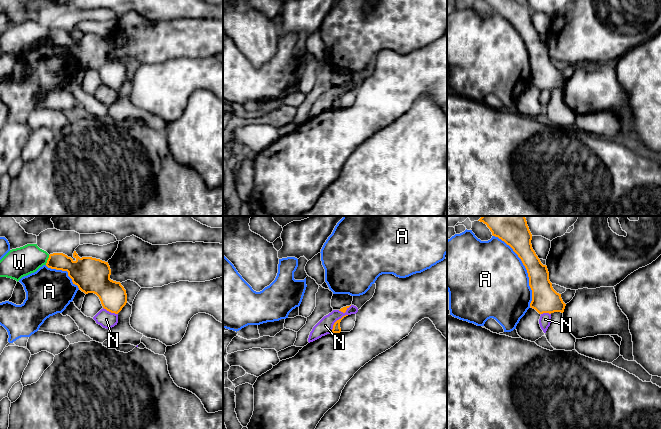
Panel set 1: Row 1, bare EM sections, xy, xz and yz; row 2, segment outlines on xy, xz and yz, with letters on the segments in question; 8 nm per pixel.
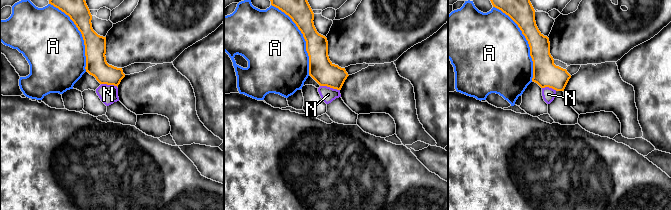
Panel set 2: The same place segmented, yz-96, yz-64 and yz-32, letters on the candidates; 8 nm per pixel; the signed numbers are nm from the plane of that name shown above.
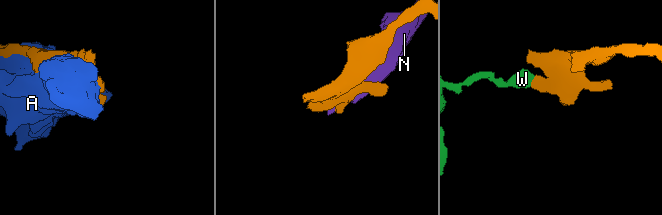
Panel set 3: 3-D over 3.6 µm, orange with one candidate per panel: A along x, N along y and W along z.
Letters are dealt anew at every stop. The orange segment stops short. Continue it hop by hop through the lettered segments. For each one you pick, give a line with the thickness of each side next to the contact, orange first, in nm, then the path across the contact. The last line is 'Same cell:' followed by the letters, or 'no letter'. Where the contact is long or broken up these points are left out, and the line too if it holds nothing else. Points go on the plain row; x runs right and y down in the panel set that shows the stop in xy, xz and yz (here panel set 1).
Same cell: no letter

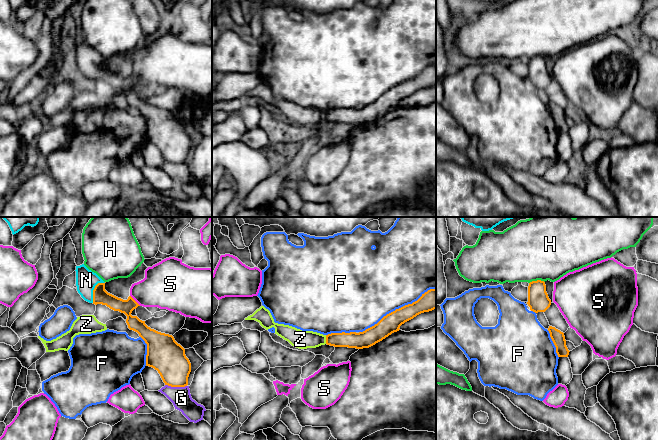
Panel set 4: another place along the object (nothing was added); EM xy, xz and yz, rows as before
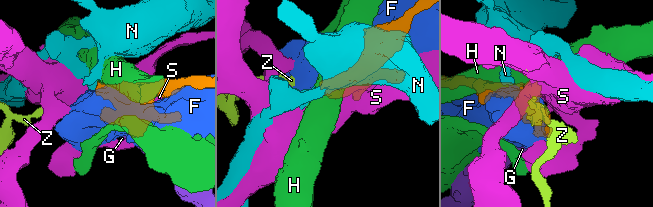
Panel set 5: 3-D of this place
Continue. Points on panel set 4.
N: 130 nm thick on the orange side, 170 nm on the other; runs through xy (100, 72), (94, 65), (86, 56)
Same cell: N

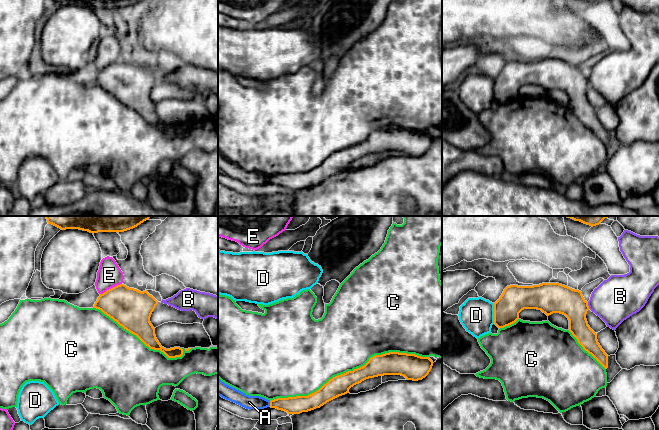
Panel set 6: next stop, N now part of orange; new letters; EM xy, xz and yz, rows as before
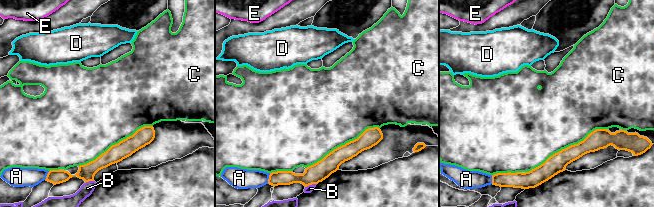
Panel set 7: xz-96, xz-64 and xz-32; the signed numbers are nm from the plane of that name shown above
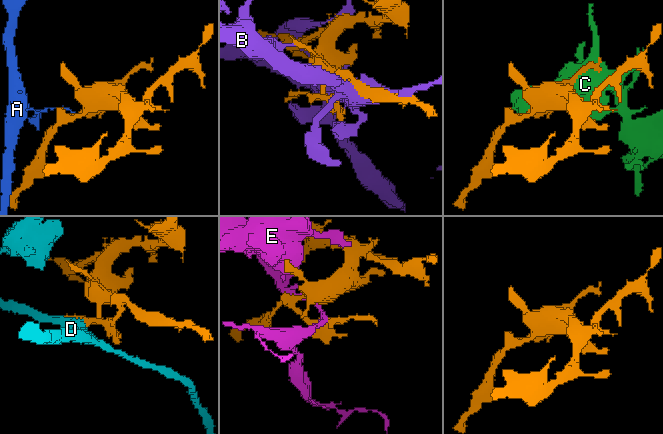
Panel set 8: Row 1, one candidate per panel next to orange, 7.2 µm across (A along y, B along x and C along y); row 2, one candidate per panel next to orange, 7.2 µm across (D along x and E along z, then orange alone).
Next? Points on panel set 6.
Same cell: no letter

